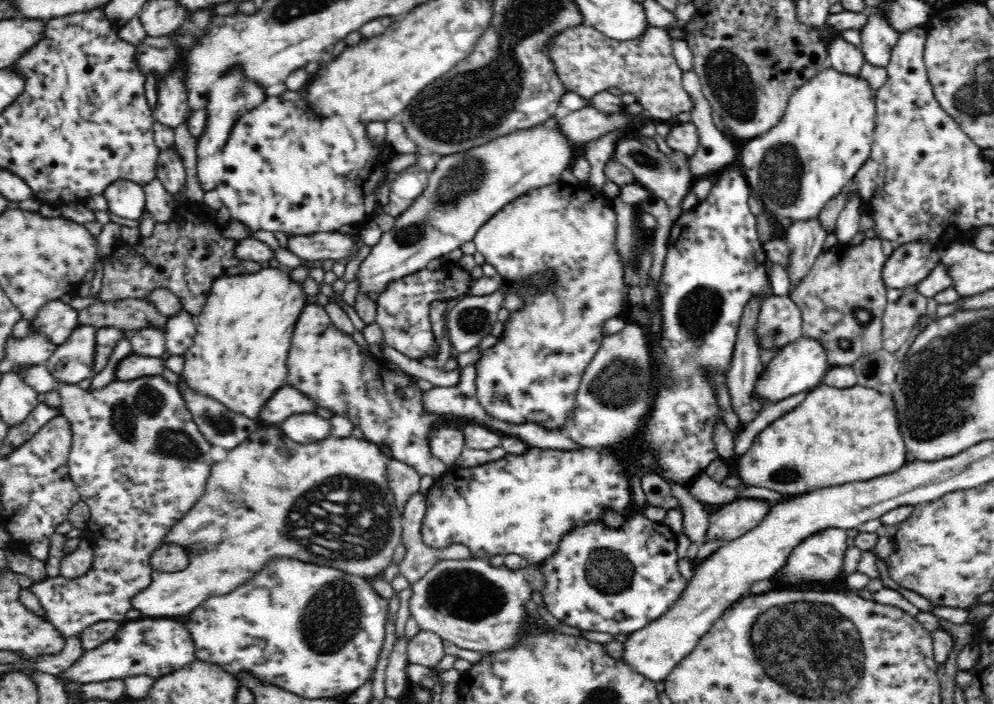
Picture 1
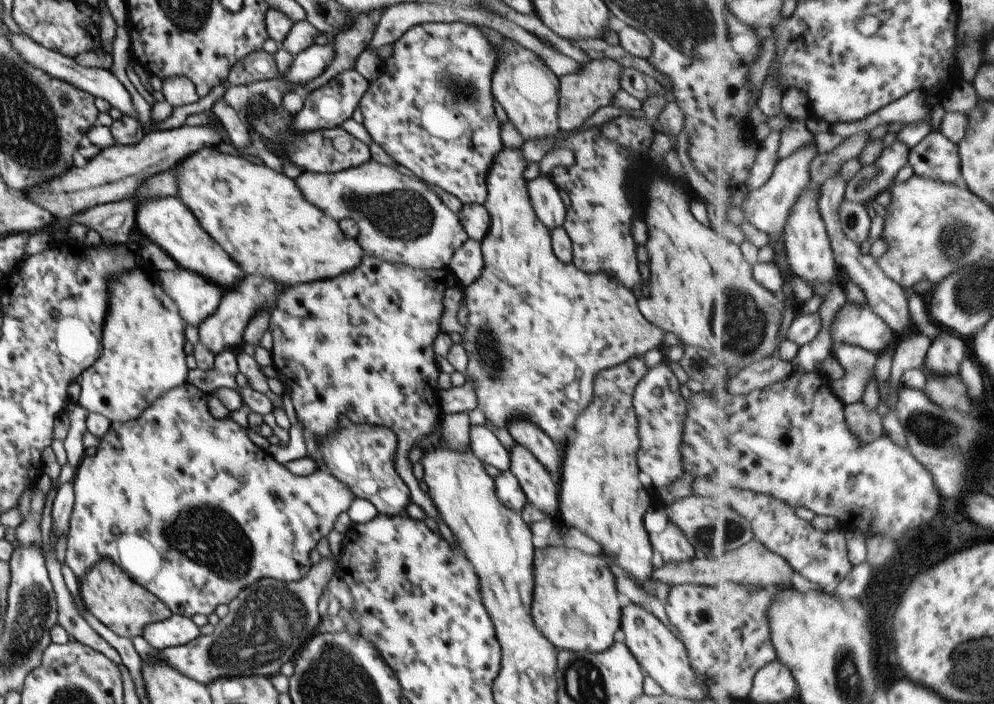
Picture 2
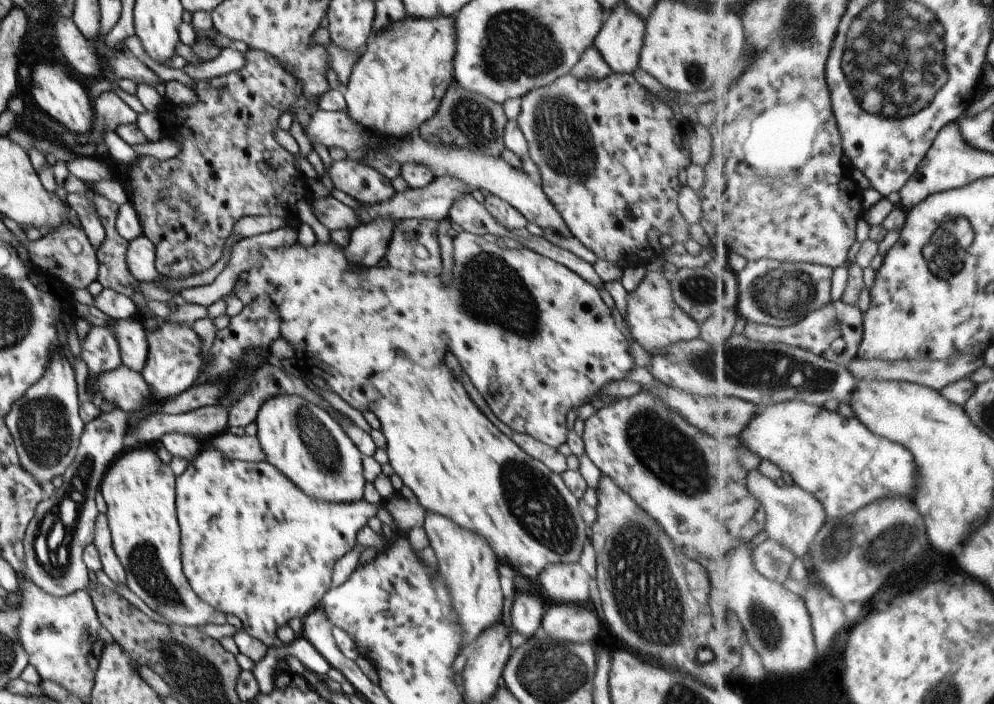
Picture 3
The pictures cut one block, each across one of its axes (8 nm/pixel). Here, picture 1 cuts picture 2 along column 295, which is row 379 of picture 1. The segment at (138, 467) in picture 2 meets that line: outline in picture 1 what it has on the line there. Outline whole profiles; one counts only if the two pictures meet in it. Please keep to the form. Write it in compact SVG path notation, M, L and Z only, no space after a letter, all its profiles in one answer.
M562 180L552 187L539 188L539 190L531 191L529 194L522 196L519 200L508 204L504 210L492 216L492 220L488 220L485 226L476 234L475 246L478 252L481 252L486 259L486 262L498 269L498 275L501 278L508 280L522 280L529 277L531 274L539 273L550 269L556 273L556 278L552 282L552 292L540 292L540 294L528 294L524 296L526 308L515 314L510 314L510 324L504 326L504 331L499 336L500 342L484 350L484 354L480 356L480 360L475 364L476 375L476 396L480 405L486 408L490 415L498 419L502 419L510 423L525 423L534 421L544 427L559 428L566 419L569 418L569 412L572 410L575 394L579 387L581 376L584 374L588 363L595 355L597 348L600 348L600 343L604 336L602 335L602 324L608 318L614 316L624 316L626 301L624 301L624 266L620 261L620 255L616 253L616 214L612 207L612 200L608 198L602 191L592 191L587 185L568 186Z

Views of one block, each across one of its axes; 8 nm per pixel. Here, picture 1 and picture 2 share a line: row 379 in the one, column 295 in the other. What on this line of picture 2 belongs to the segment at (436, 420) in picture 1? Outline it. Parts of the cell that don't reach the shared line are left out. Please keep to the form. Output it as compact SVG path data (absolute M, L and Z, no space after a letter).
M365 254L353 270L335 278L285 288L277 296L268 316L268 330L272 336L269 351L272 366L279 374L278 380L289 385L289 388L283 387L282 392L289 395L301 426L313 434L315 441L327 438L339 428L339 422L343 420L389 428L397 439L393 470L407 486L410 502L419 506L431 520L435 520L437 530L449 548L455 548L457 540L441 522L431 498L419 488L407 453L431 434L441 417L437 400L439 372L433 362L433 340L441 332L443 292L452 281L448 268L417 270L407 264L390 263Z

